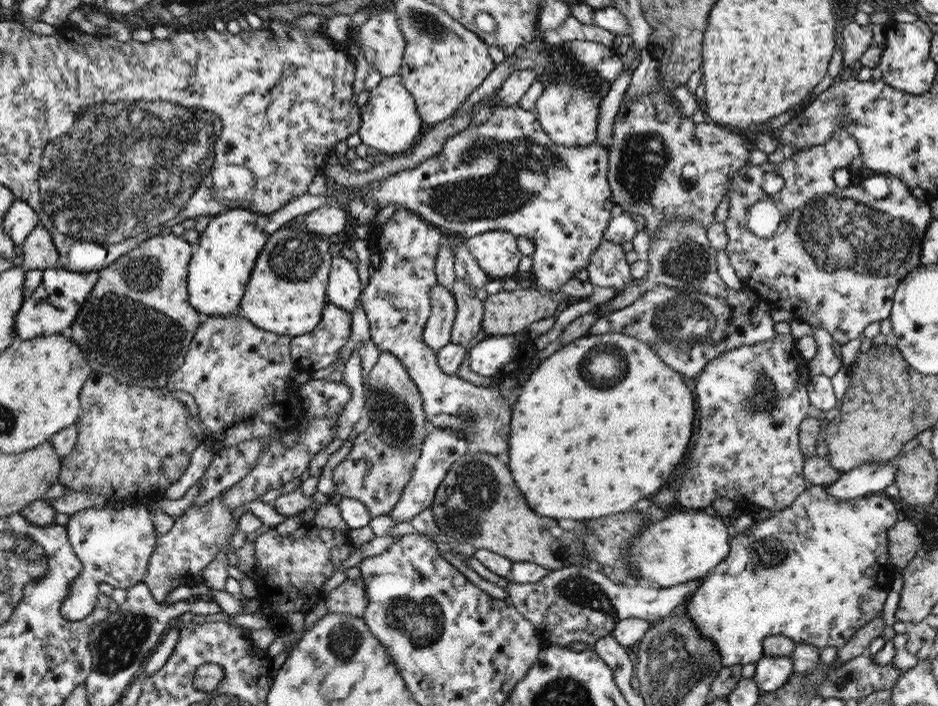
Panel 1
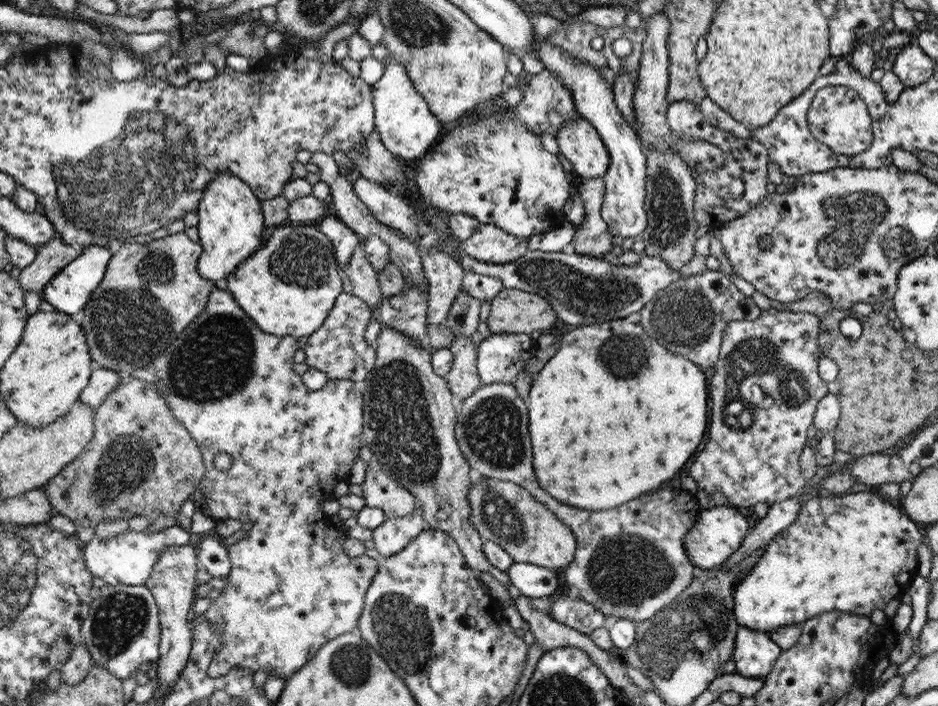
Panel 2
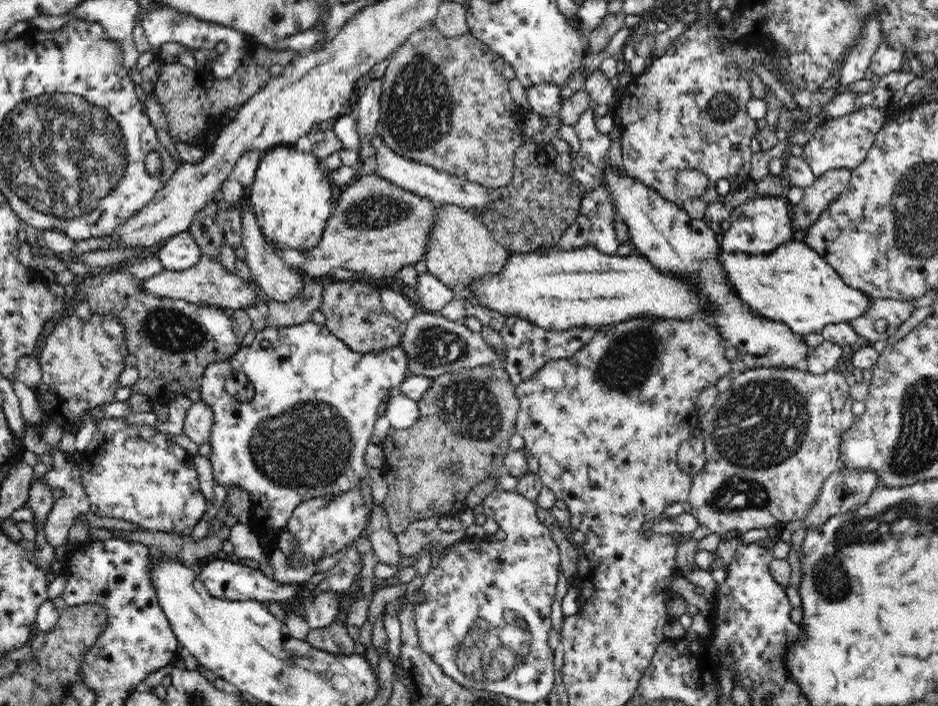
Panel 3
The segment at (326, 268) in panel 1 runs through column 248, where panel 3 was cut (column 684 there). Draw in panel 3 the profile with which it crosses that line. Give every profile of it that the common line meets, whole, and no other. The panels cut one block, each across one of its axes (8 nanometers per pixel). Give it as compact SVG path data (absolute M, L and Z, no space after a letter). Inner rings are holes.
M558 244L552 246L552 250L540 248L538 252L510 253L507 265L500 274L479 278L474 283L475 302L482 308L490 308L507 317L517 314L522 320L529 320L544 330L570 330L586 326L601 328L641 315L694 320L692 316L698 310L704 310L704 302L696 297L688 282L674 278L673 274L662 274L660 270L655 270L652 262L640 254L618 256L616 252L614 256L608 256L594 246L562 250Z

